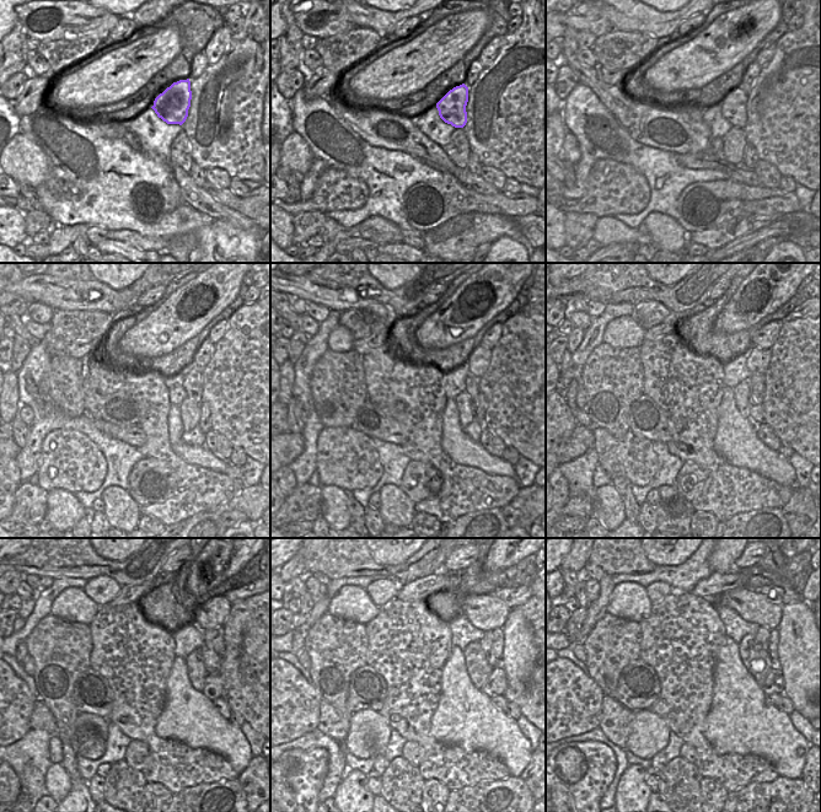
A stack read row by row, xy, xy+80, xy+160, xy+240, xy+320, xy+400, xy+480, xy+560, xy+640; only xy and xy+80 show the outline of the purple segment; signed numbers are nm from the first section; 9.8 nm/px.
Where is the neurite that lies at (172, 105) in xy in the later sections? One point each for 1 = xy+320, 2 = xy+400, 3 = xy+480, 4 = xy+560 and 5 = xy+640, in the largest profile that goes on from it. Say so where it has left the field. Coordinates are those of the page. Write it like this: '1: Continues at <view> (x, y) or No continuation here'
1: Continues at xy+320 (472, 388)
2: Continues at xy+400 (756, 410)
3: Continues at xy+480 (213, 686)
4: Continues at xy+560 (495, 684)
5: Continues at xy+640 (773, 683).

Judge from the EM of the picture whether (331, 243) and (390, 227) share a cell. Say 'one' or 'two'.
one

